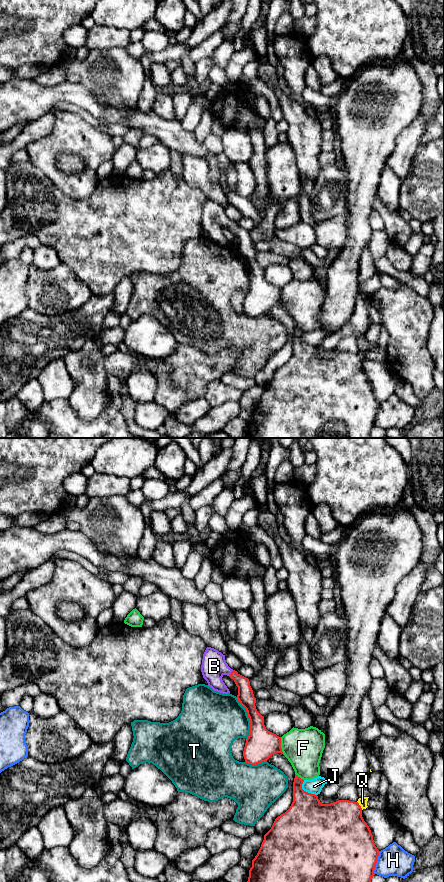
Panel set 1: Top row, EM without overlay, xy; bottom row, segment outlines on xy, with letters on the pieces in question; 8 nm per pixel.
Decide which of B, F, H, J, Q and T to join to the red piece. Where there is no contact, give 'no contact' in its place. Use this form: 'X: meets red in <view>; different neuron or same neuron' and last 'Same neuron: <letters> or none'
B: meets red in xy; same neuron
F: meets red in xy; different neuron
H: meets red in xy; different neuron
J: meets red in xy; different neuron
Q: meets red in xy; different neuron
T: meets red in xy; different neuron
Same neuron: B

